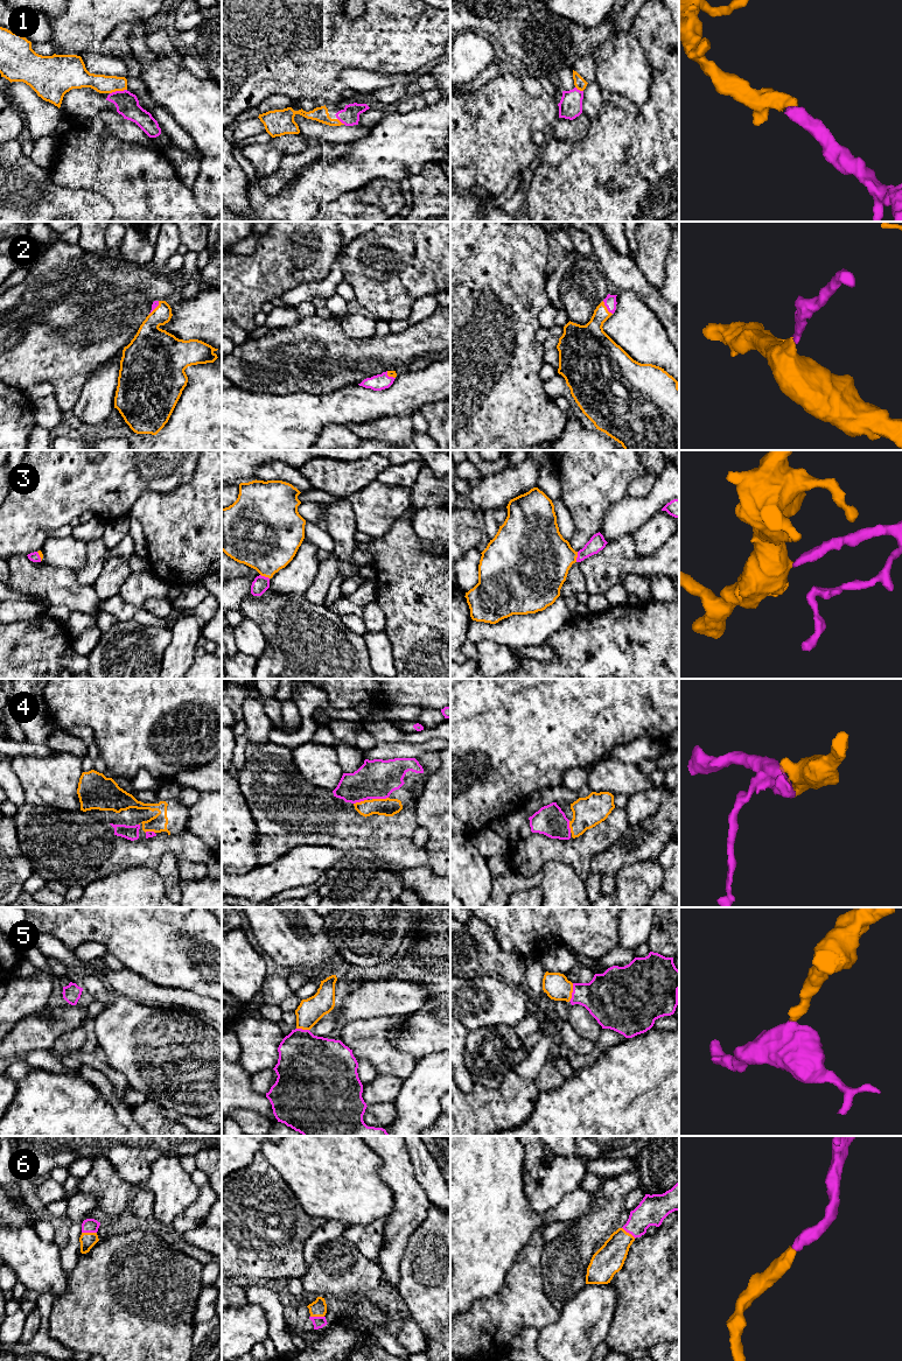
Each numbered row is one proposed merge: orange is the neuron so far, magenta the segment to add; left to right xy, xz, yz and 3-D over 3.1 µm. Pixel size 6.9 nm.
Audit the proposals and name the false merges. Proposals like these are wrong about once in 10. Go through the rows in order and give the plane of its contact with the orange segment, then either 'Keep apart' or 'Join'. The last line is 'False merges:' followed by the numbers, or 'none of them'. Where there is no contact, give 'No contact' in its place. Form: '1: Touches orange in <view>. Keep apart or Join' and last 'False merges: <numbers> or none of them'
1: Touches orange in xy. Join
2: Touches orange in yz. Join
3: Touches orange in yz. Join
4: Touches orange in xz. Join
5: Touches orange in yz. Join
6: Touches orange in xy. Join
False merges: none of them

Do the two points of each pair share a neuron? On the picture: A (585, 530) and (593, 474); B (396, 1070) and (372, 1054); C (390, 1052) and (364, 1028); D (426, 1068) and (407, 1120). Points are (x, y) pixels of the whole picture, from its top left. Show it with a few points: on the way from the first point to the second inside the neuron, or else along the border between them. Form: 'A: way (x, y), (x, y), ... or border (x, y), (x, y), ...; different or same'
A: way (586, 516), (588, 488); same
B: way (390, 1064), (378, 1054); same
C: way (383, 1045), (371, 1035); same
D: way (426, 1081), (418, 1107); same

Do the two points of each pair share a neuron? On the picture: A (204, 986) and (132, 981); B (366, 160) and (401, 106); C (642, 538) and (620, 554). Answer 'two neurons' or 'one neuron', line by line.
A: two neurons
B: two neurons
C: two neurons

